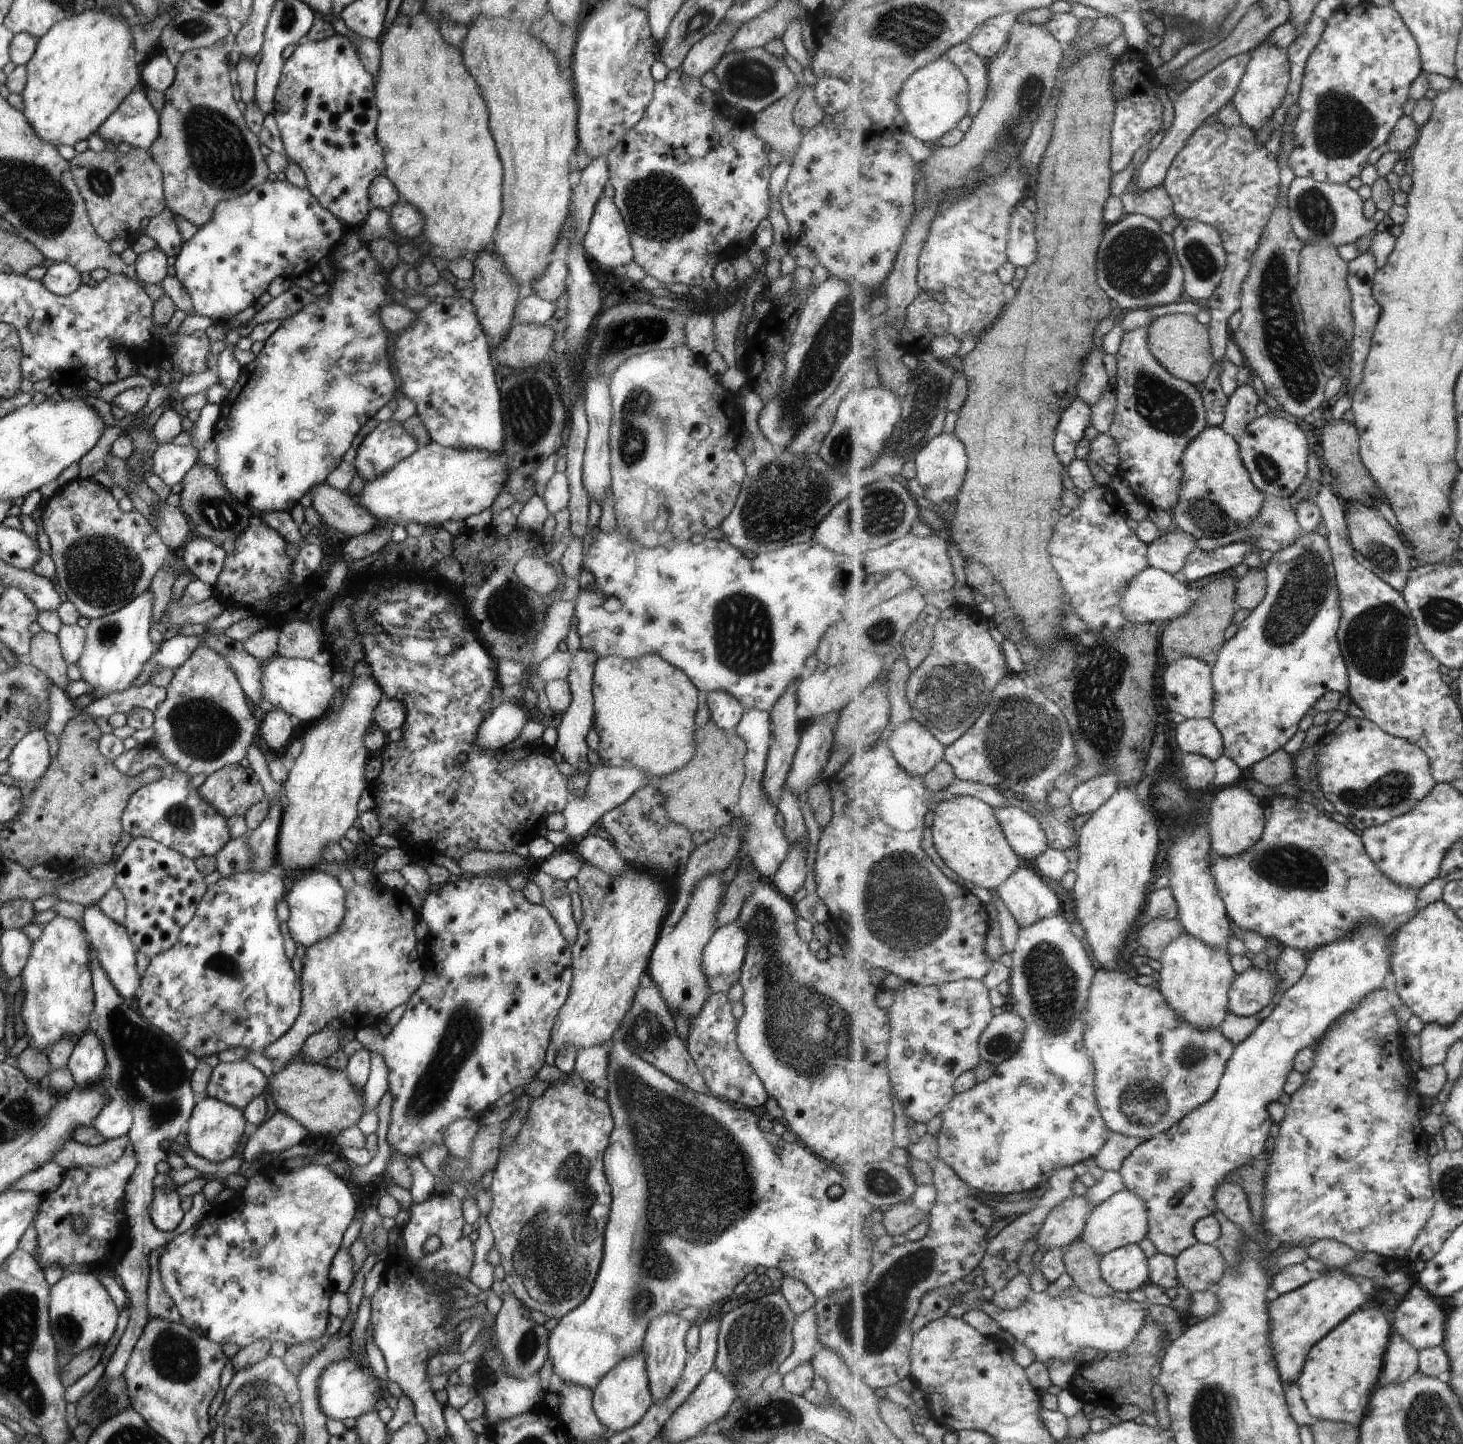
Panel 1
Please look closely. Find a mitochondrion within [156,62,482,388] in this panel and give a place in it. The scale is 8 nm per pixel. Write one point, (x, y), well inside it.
(221, 151)

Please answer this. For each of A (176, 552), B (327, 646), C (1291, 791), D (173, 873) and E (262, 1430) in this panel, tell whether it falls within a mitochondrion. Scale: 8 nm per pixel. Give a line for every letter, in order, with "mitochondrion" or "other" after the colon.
A: other
B: other
C: other
D: other
E: mitochondrion

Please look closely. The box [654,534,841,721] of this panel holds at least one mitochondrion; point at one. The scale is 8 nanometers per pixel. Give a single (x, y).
(742, 635)

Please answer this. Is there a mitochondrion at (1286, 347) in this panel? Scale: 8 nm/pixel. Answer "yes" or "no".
yes

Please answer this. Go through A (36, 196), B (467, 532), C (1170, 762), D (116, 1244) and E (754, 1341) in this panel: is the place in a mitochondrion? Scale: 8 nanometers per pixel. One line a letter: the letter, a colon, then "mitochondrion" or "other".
A: mitochondrion
B: other
C: other
D: other
E: mitochondrion

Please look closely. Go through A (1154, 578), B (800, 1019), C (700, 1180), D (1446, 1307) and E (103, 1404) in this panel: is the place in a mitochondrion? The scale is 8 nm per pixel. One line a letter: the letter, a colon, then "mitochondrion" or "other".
A: other
B: mitochondrion
C: mitochondrion
D: other
E: mitochondrion

